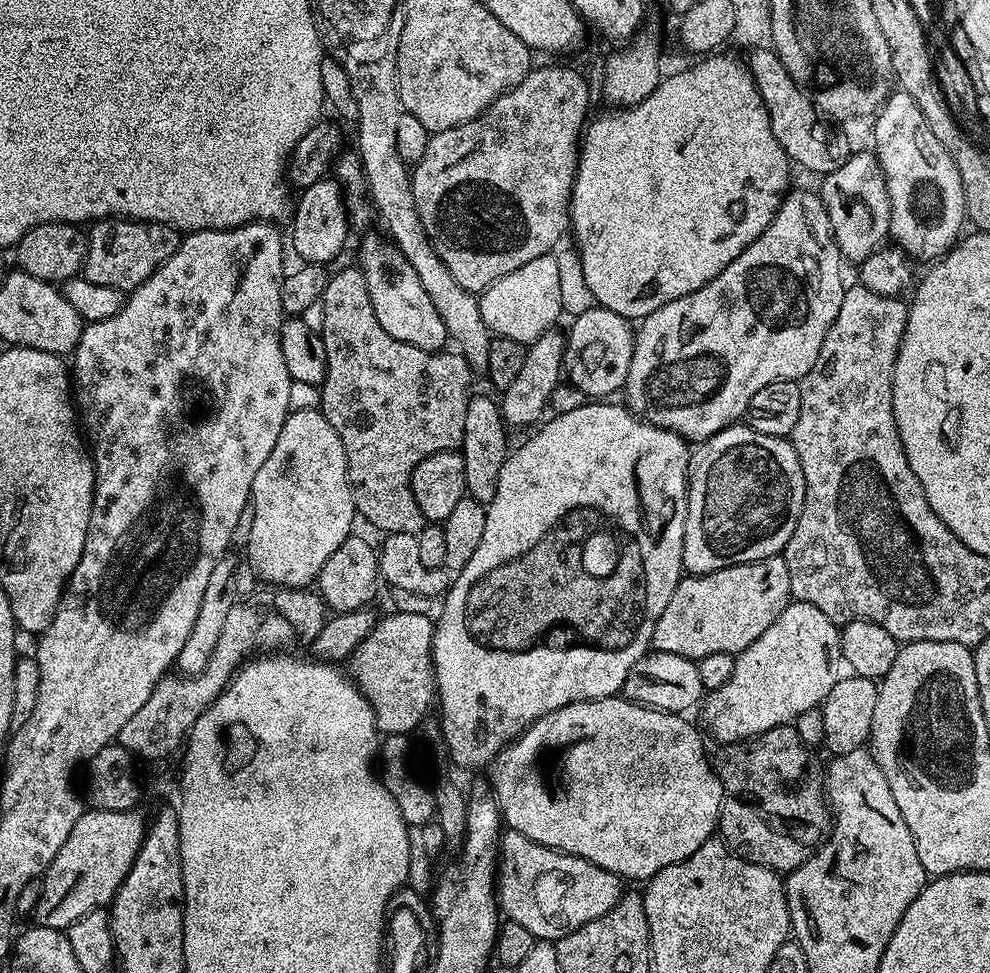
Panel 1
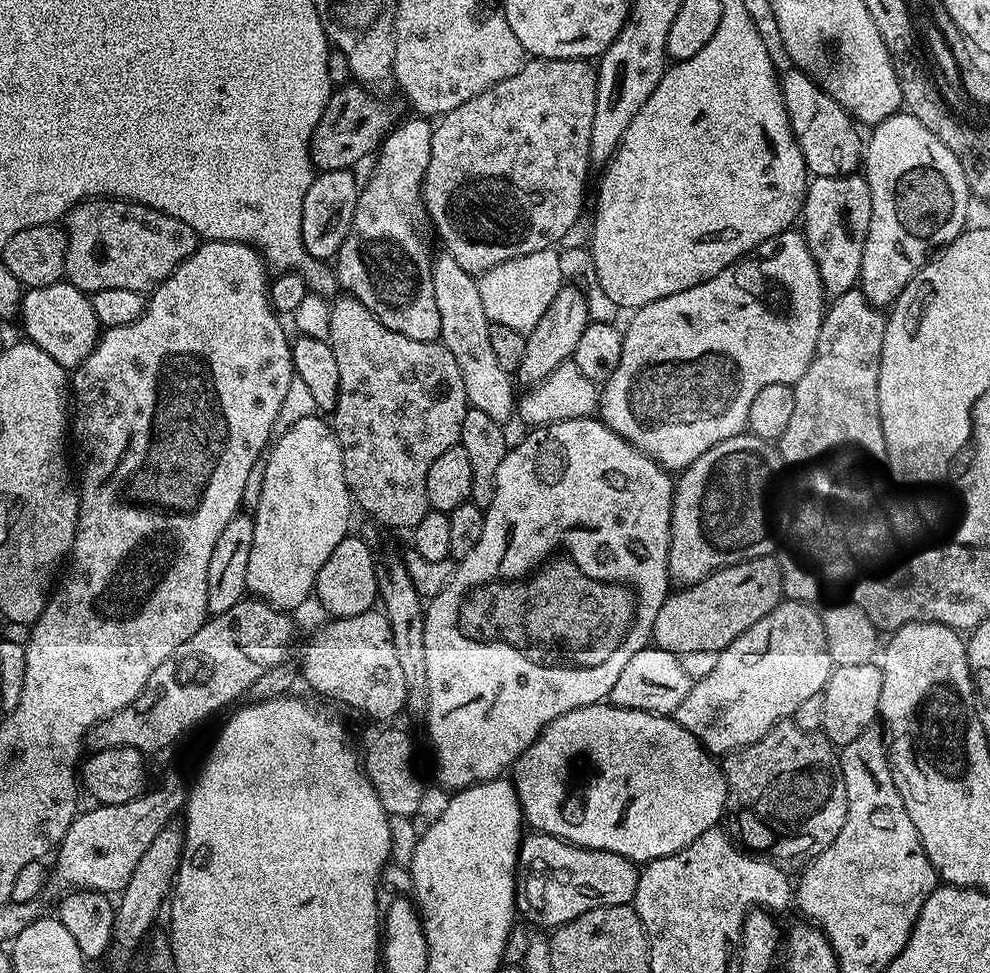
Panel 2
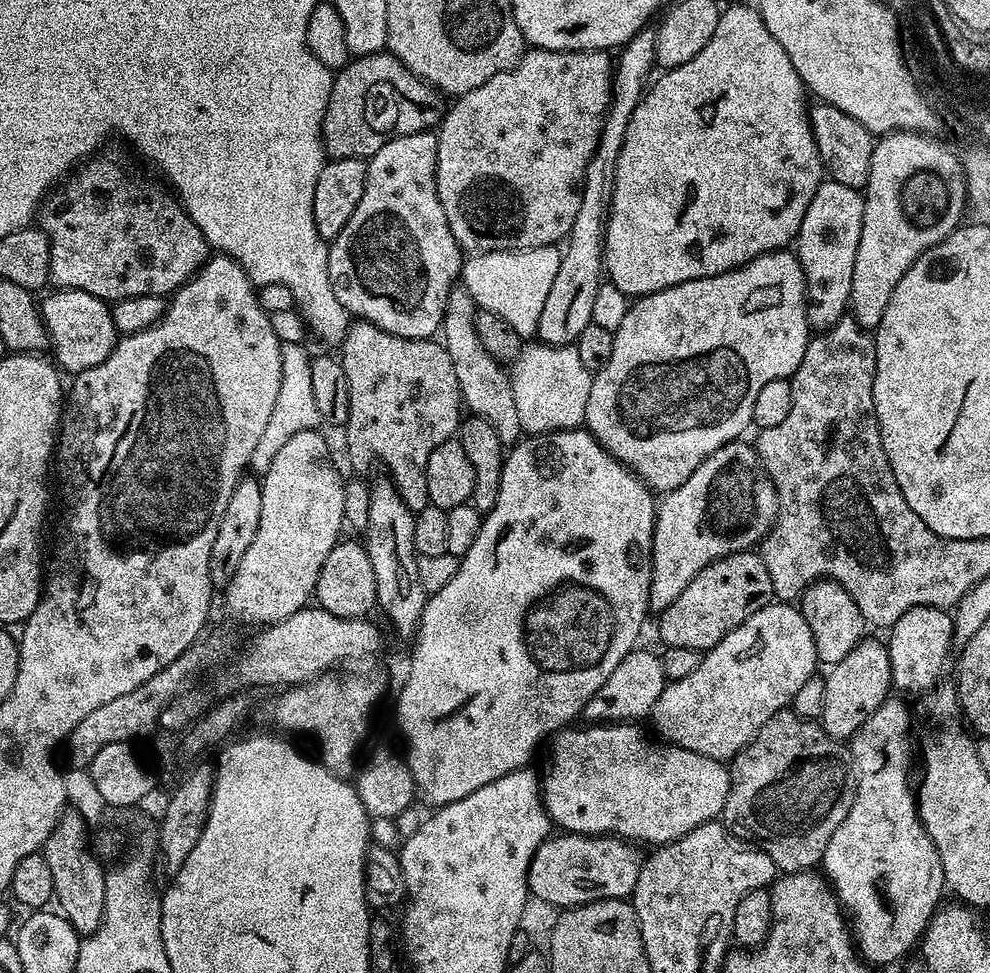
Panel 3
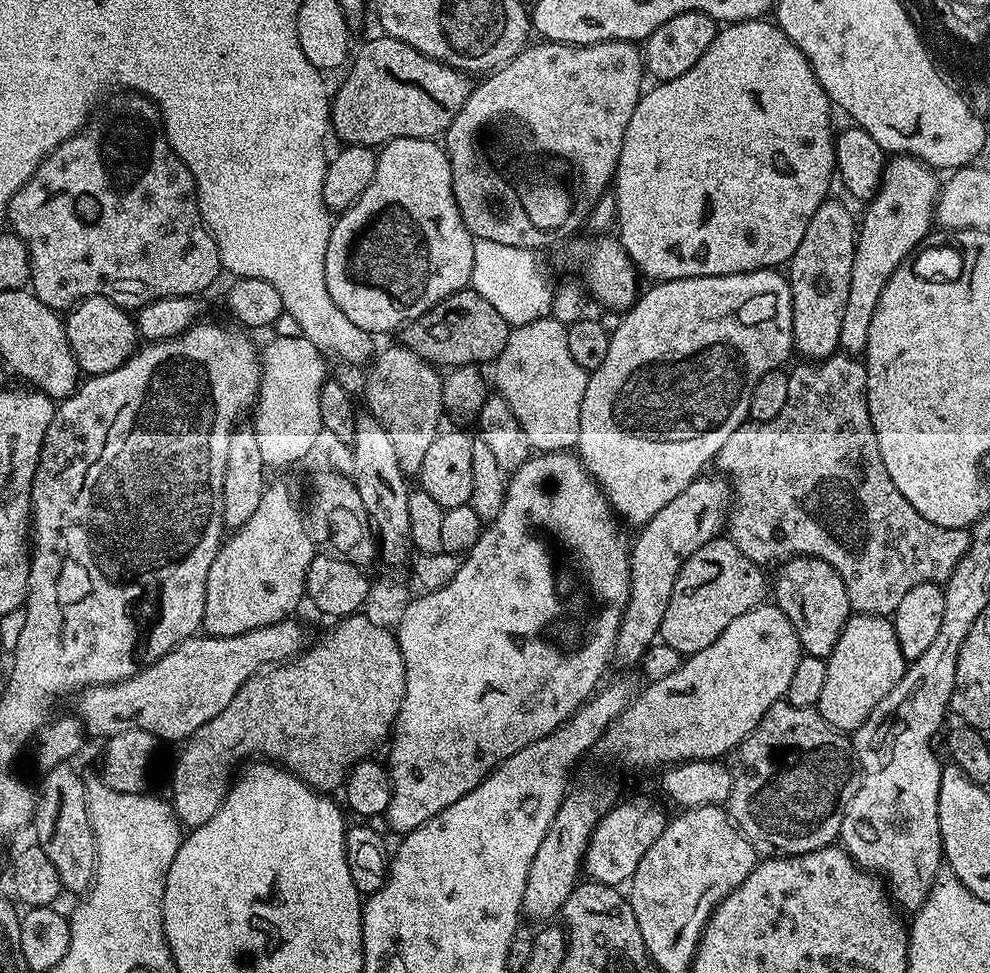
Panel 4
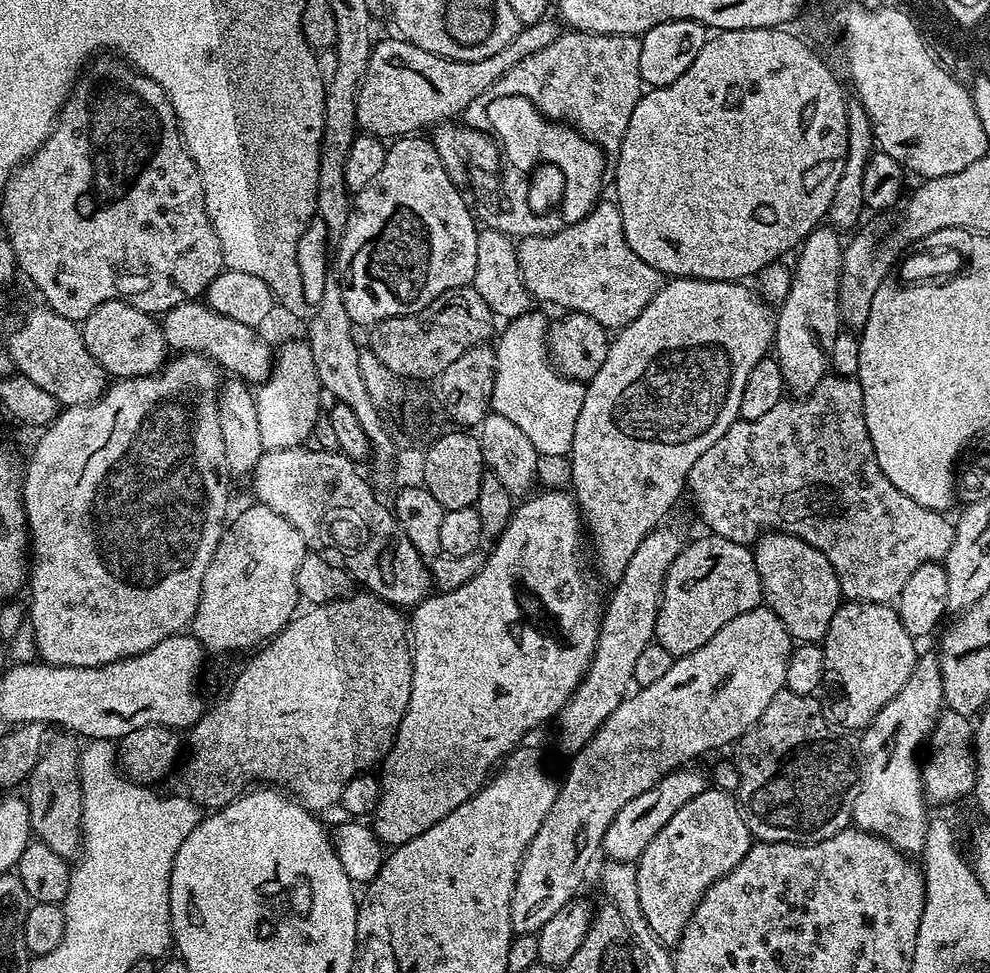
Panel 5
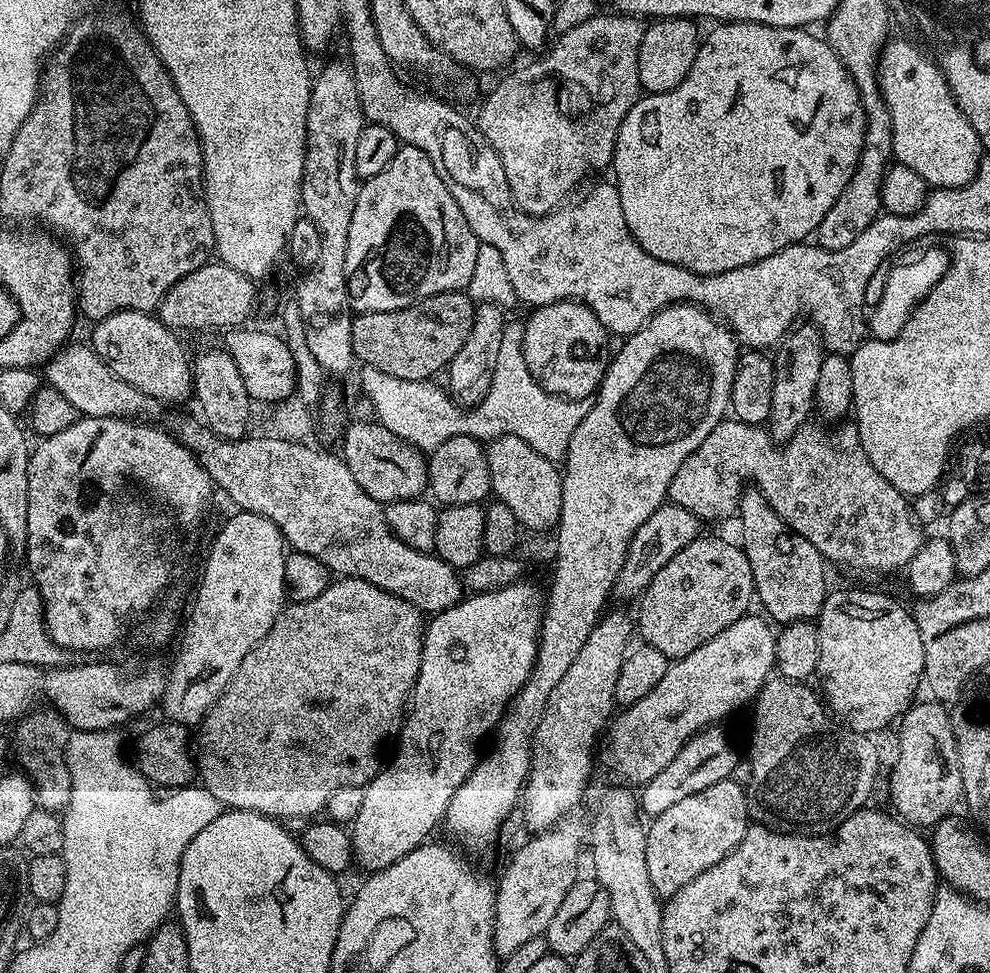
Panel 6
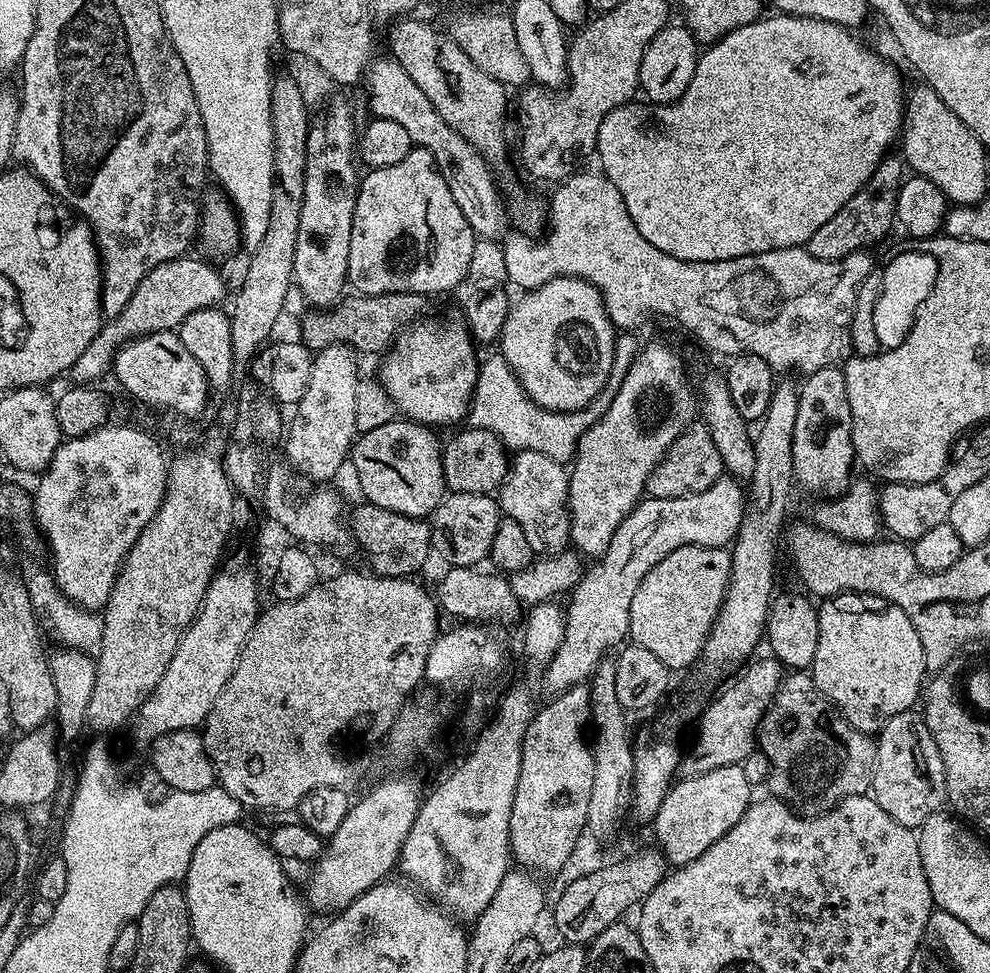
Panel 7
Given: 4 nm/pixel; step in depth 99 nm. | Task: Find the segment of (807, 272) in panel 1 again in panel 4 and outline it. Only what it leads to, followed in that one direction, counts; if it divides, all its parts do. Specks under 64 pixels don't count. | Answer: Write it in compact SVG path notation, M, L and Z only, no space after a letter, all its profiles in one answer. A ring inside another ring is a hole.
M759 268L756 272L743 272L742 274L730 274L729 276L695 276L694 278L682 278L681 280L662 280L651 285L652 289L641 291L638 299L627 312L619 317L619 324L616 328L611 329L608 338L608 349L606 350L606 358L602 362L602 366L591 369L588 377L588 385L586 386L586 398L582 398L582 422L578 430L578 442L576 448L580 461L584 464L584 469L588 475L596 481L596 485L604 493L612 511L621 521L625 520L628 524L636 524L635 526L643 526L650 522L650 518L654 518L654 514L658 514L658 510L662 510L662 506L666 506L666 502L674 502L674 498L678 498L678 494L682 494L682 490L686 490L686 486L690 486L705 471L707 464L711 465L716 459L718 450L722 450L722 446L726 442L726 438L730 438L730 434L734 434L734 430L738 430L740 424L745 423L749 419L748 407L750 406L750 394L754 390L754 386L758 382L758 378L762 378L762 374L777 371L788 360L788 355L793 355L792 346L792 291L788 285L788 277L783 271L776 268Z

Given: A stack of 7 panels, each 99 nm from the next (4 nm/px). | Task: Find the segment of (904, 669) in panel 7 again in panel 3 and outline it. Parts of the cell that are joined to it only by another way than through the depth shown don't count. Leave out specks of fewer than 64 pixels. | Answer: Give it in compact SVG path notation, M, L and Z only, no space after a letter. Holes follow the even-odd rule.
M871 638L861 640L842 662L831 665L830 671L824 676L826 686L826 702L824 703L824 714L822 726L826 734L830 734L834 739L844 742L847 736L852 736L863 729L864 724L878 710L880 704L889 699L888 688L893 687L892 667L888 657L887 647Z

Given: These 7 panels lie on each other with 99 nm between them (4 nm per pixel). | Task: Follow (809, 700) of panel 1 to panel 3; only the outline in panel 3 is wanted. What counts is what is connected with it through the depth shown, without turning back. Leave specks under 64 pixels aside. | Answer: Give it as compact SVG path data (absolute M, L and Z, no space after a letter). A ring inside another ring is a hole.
M773 602L750 614L742 626L730 630L722 642L703 653L698 670L686 674L686 678L668 680L662 694L658 694L658 702L654 702L650 723L656 727L655 735L661 741L728 762L755 738L775 712L785 711L791 705L794 694L817 672L814 634L810 626L806 626L806 618L802 618L799 607L791 603Z

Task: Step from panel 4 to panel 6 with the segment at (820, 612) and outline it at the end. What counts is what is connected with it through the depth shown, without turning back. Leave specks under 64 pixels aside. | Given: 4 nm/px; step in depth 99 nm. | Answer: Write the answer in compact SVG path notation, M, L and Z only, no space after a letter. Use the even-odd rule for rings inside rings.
M745 487L740 495L739 516L738 540L750 562L756 587L755 599L765 608L763 611L780 626L799 620L815 621L830 591L829 569L824 555L810 542L806 542L806 538L793 532L787 522L778 518L776 511L768 504L768 497L759 487Z

